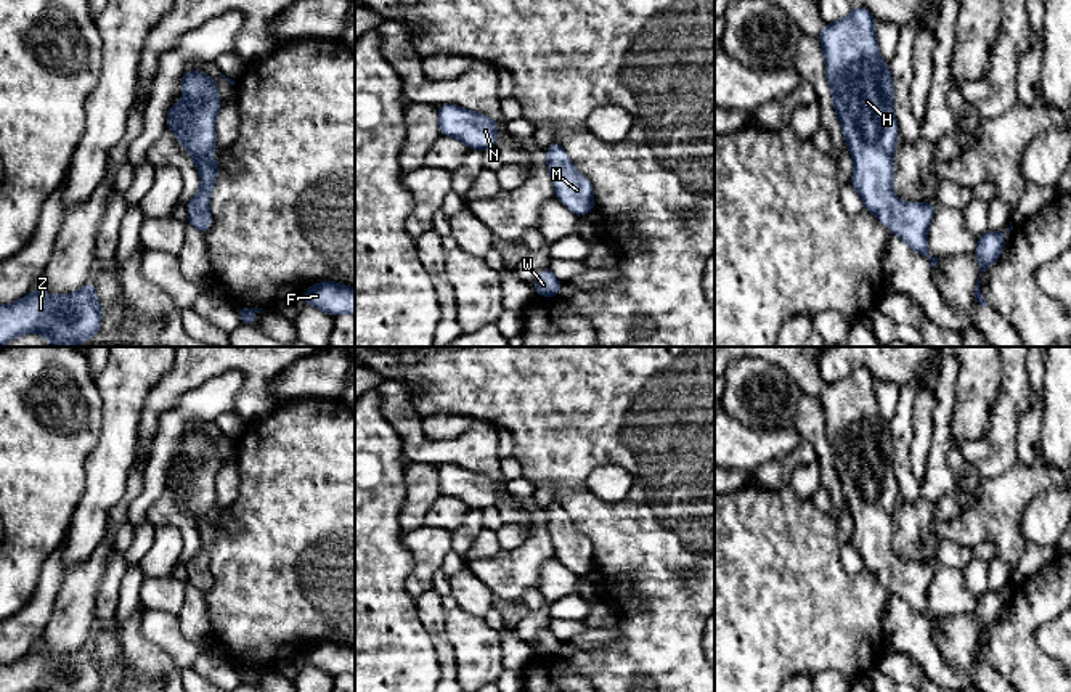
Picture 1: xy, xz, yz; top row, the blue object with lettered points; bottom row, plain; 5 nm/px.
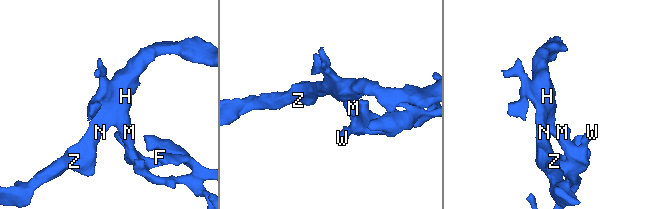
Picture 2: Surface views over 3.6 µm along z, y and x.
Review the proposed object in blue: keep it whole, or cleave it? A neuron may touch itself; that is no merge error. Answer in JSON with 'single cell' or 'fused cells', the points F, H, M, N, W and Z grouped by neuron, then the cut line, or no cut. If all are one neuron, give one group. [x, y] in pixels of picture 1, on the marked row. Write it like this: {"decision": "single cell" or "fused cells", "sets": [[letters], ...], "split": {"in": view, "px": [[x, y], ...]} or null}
{"decision": "single cell", "sets": [["F", "H", "M", "N", "W", "Z"]], "split": null}

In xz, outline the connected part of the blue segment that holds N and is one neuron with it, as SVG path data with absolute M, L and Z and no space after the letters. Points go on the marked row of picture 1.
M456 104L438 108L438 125L443 136L461 140L469 149L485 151L496 145L498 124L483 114Z

